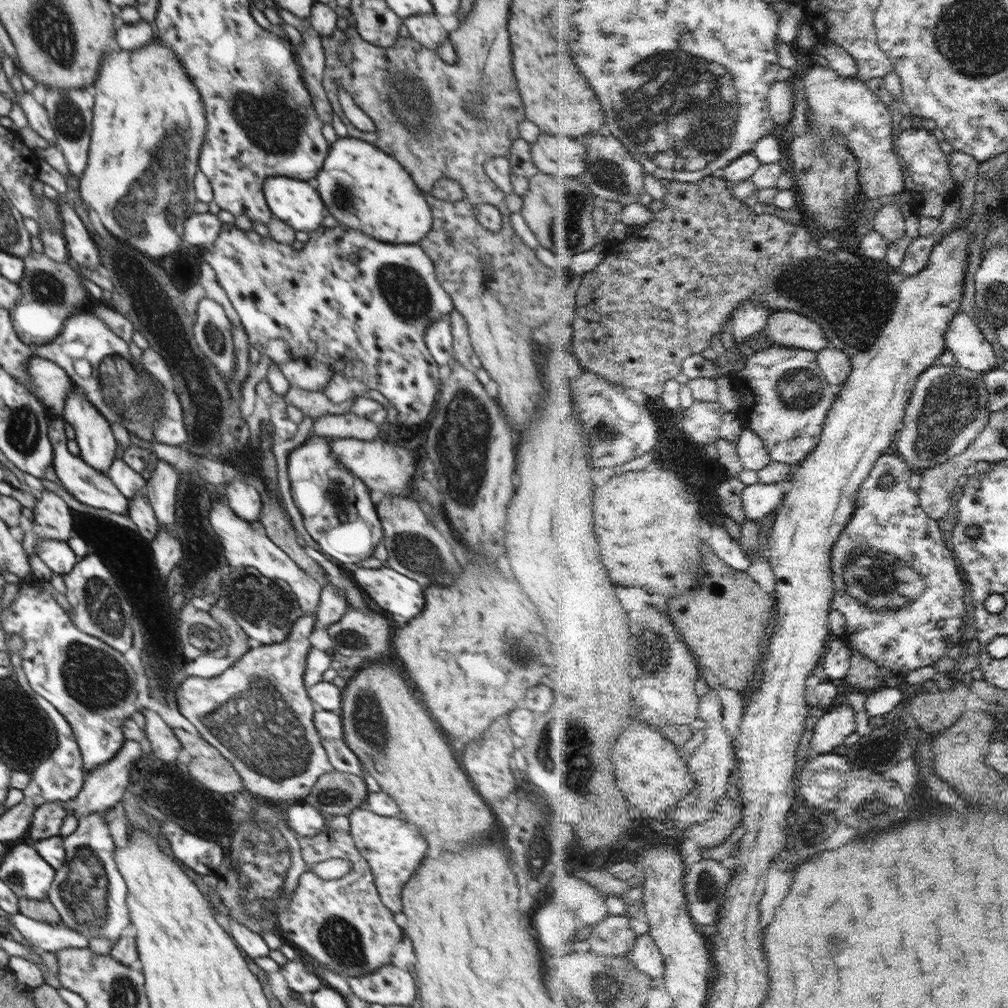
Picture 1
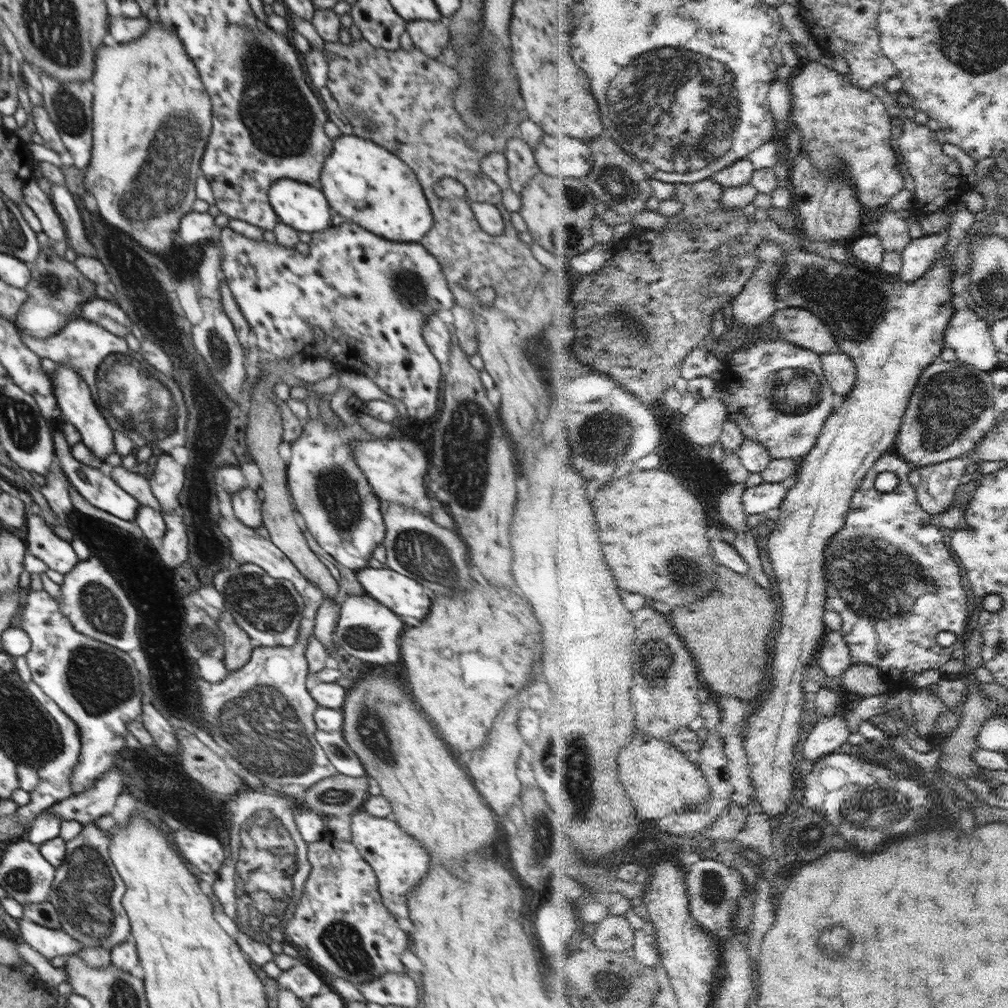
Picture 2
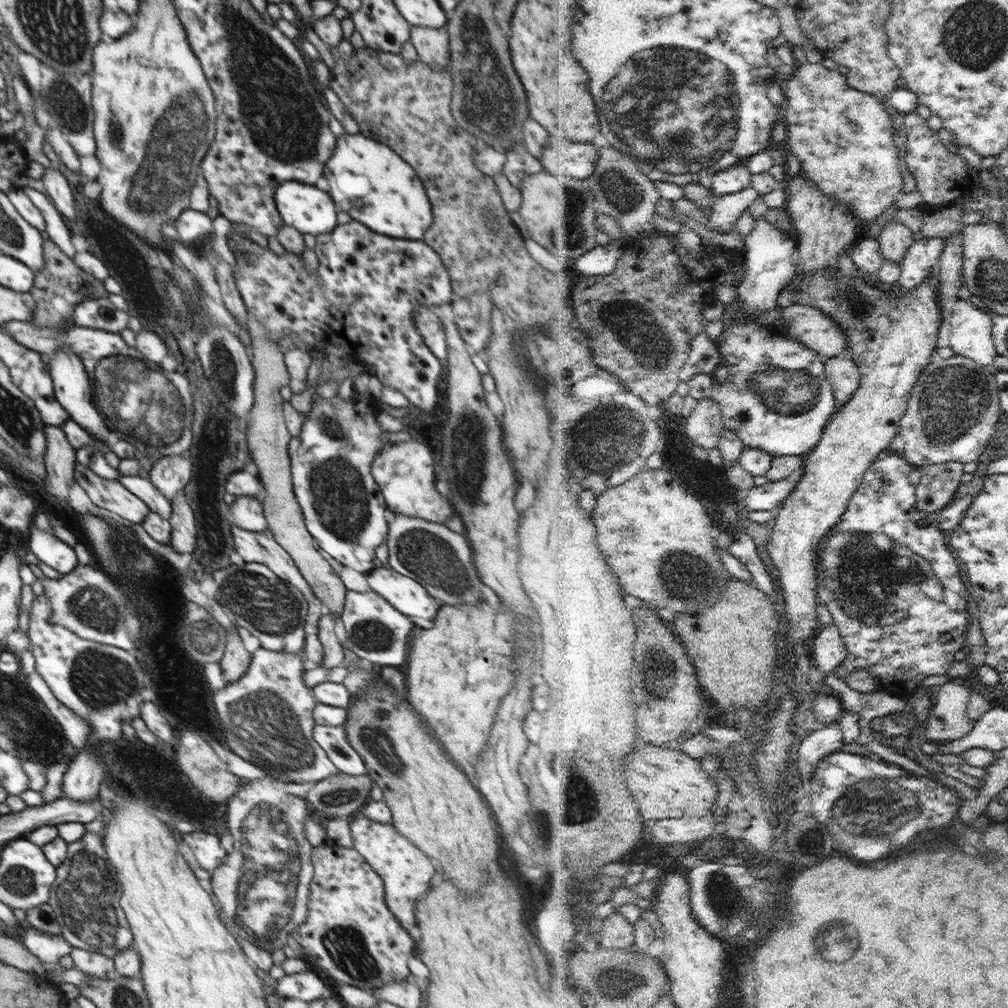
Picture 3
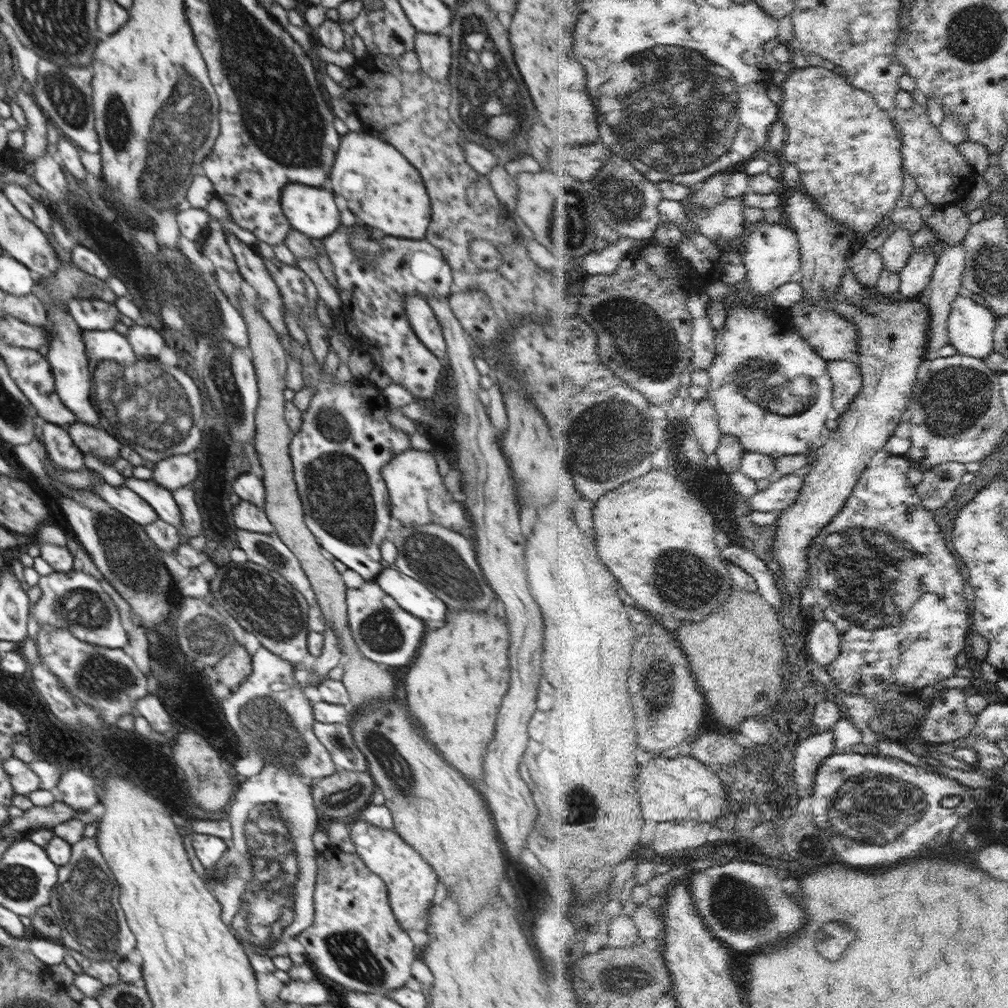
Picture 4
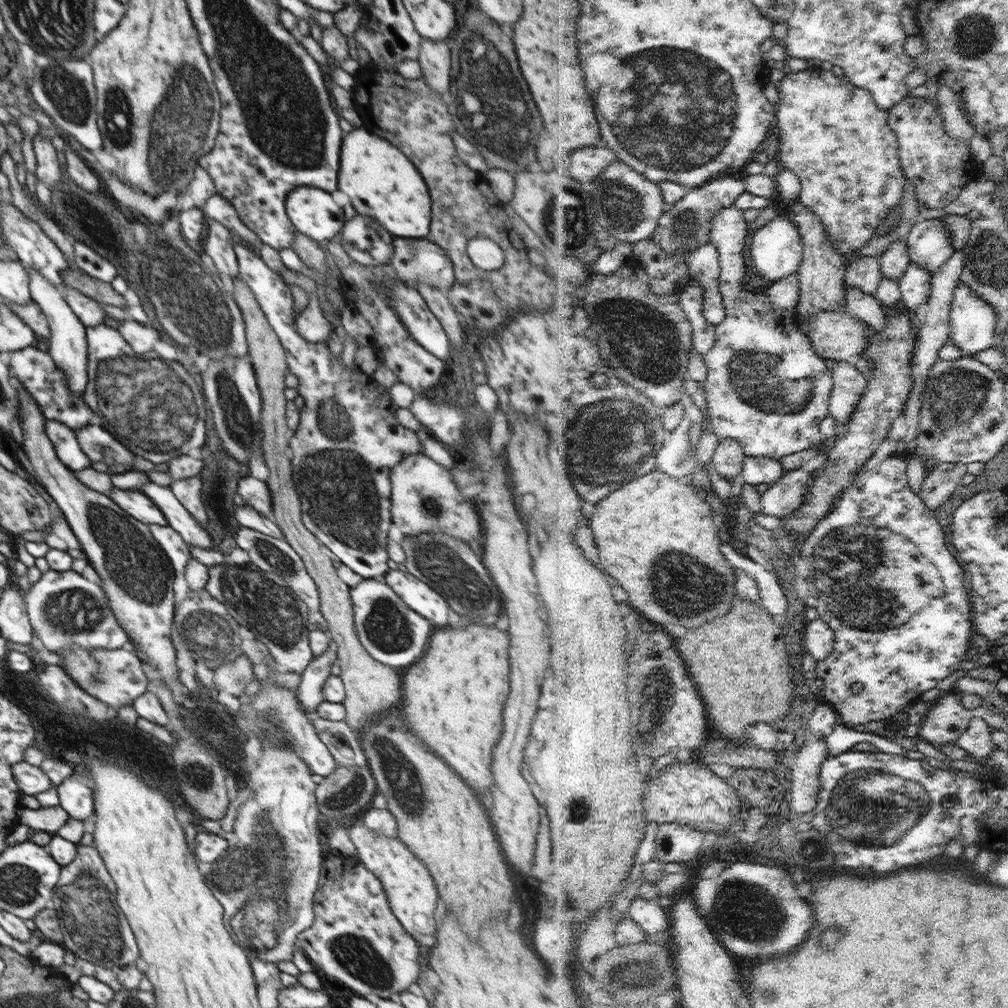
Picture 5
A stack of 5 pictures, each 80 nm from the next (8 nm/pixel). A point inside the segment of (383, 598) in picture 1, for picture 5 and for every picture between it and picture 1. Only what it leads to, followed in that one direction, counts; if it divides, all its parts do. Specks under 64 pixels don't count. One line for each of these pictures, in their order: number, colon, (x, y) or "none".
2: (404, 596)
3: (410, 598)
4: (417, 599)
5: (423, 599)

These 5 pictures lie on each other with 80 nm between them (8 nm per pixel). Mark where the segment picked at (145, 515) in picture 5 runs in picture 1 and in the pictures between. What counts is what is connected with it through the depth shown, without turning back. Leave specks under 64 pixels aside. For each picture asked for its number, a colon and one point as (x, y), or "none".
1: (88, 485)
2: (95, 484)
3: (105, 493)
4: (125, 501)

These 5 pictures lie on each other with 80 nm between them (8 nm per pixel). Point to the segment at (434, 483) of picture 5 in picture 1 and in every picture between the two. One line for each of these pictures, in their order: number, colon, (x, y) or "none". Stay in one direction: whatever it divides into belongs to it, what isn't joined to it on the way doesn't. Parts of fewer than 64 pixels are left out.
1: (386, 467)
2: (395, 468)
3: (405, 472)
4: (418, 495)

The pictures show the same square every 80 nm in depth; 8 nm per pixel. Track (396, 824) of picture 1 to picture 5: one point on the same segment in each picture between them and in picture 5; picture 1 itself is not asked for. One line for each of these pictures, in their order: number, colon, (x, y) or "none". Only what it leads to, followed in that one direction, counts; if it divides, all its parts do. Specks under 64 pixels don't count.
2: (399, 861)
3: (406, 871)
4: (409, 879)
5: (410, 889)

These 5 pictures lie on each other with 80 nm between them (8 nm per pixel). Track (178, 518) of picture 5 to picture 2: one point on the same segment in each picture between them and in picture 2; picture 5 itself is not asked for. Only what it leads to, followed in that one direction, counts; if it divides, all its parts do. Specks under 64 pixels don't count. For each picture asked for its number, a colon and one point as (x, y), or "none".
2: (135, 484)
3: (155, 500)
4: (160, 498)

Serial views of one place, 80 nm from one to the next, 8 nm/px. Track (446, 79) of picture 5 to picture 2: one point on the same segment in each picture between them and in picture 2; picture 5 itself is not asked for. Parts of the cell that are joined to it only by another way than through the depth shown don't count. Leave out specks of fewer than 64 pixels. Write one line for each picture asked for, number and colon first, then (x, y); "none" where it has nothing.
2: (430, 36)
3: (432, 44)
4: (434, 52)

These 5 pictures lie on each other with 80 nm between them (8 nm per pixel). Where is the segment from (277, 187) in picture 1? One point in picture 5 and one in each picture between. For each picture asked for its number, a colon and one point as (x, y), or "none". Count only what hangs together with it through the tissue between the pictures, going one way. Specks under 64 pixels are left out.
2: (299, 205)
3: (304, 207)
4: (310, 210)
5: (313, 212)

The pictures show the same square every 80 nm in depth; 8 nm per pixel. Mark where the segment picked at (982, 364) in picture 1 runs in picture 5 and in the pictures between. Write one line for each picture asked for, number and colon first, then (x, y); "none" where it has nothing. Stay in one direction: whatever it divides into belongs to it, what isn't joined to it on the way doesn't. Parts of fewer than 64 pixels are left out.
2: (970, 335)
3: (972, 335)
4: (973, 325)
5: (974, 320)

